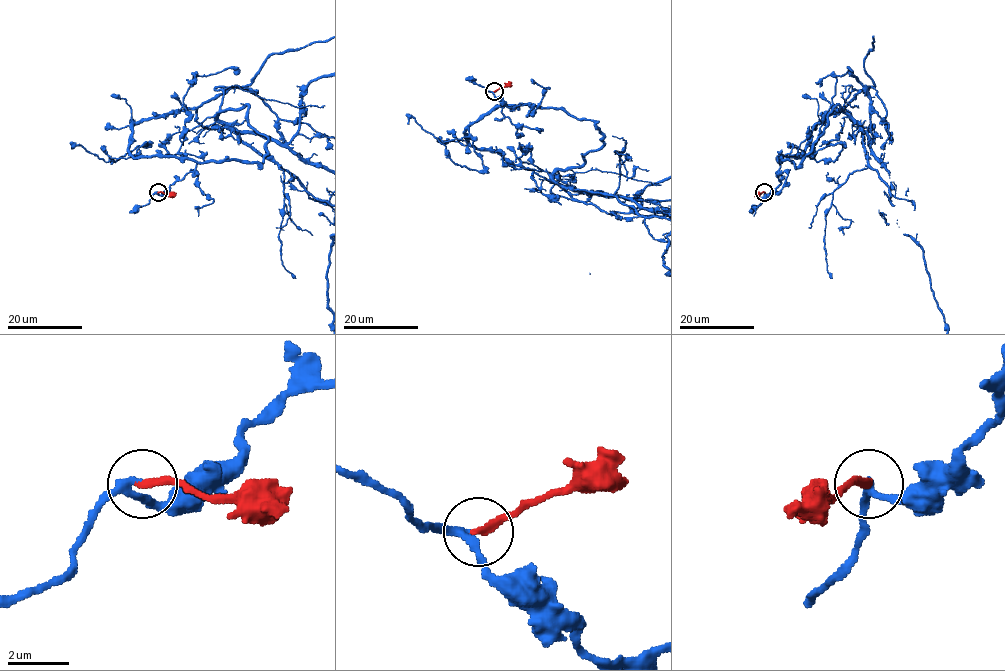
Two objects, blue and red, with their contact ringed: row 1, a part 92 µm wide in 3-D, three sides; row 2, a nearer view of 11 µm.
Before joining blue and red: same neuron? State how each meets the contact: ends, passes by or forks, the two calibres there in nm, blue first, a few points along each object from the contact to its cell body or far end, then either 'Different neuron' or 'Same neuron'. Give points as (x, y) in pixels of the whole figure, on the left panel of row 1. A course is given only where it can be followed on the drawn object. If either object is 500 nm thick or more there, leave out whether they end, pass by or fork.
At the ring blue passes by. At the ring red ends. Thickness 200 nm (blue) against 240 nm. Course of blue: (157, 192), (163, 195), (196, 163), (135, 157), (134, 124), (249, 84), (273, 54), (327, 41). Course of red: (157, 192), (175, 196). Same neuron

